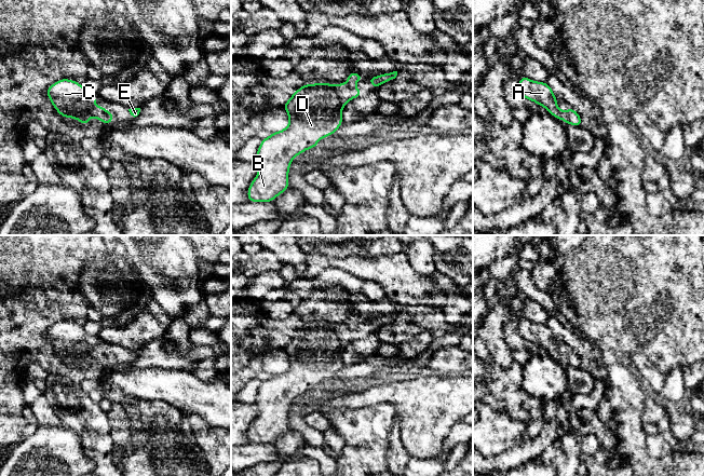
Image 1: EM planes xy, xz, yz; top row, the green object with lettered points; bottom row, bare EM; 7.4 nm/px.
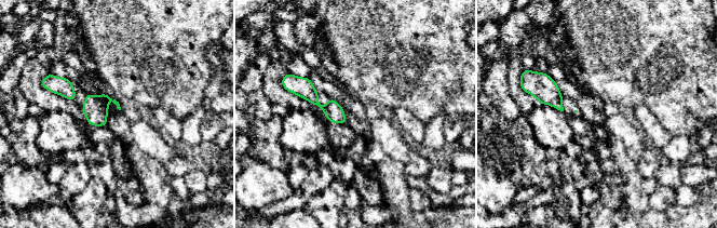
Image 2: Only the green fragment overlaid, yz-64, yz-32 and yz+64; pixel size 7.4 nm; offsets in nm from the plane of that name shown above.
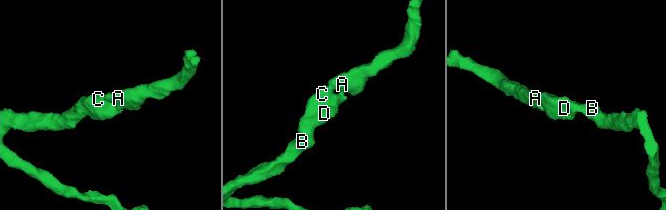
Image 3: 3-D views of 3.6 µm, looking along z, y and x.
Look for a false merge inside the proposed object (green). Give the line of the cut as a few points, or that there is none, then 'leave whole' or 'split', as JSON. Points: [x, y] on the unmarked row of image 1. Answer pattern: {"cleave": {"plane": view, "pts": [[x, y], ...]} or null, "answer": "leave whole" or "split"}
{"cleave": null, "answer": "leave whole"}

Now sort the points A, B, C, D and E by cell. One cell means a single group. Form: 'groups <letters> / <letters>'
groups A B C D E

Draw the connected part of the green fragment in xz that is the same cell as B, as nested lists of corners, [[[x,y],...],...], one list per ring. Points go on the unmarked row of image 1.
[[[349,314],[346,325],[304,326],[290,338],[283,348],[289,366],[283,372],[271,375],[263,380],[258,389],[255,404],[259,411],[247,432],[248,444],[272,444],[289,430],[288,414],[292,403],[306,392],[315,390],[322,380],[335,376],[343,364],[341,353],[344,346],[362,337],[362,332],[354,328],[361,322],[363,318],[360,315]]]

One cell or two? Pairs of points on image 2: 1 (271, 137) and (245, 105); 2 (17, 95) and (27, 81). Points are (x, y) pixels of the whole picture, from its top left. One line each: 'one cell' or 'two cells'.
1: one cell
2: two cells

